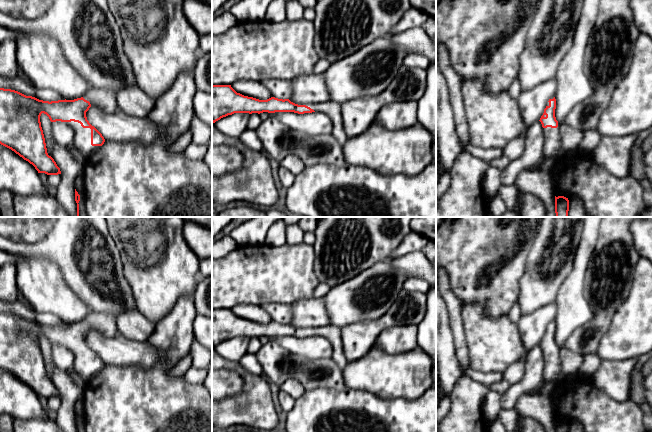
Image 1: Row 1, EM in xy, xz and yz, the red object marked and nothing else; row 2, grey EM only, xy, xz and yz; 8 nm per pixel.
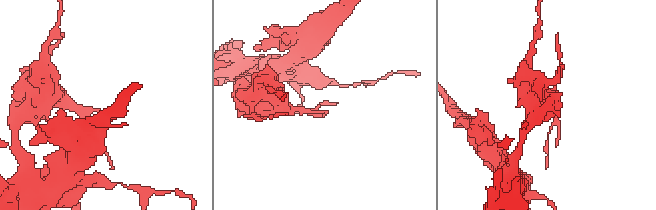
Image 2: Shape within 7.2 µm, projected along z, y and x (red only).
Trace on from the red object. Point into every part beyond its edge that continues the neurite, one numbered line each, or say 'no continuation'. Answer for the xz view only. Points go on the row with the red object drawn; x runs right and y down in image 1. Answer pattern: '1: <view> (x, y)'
1: xz (333, 110)

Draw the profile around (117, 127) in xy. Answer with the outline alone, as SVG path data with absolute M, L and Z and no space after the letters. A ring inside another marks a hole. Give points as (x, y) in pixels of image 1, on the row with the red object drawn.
M90 107L86 112L89 123L111 142L141 143L151 145L166 135L165 130L148 118L136 118L117 110L107 114Z

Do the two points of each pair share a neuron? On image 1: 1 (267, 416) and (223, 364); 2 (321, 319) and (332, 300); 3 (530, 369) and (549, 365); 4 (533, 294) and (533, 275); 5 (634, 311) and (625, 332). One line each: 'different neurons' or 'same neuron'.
1: same neuron
2: different neurons
3: different neurons
4: same neuron
5: same neuron

